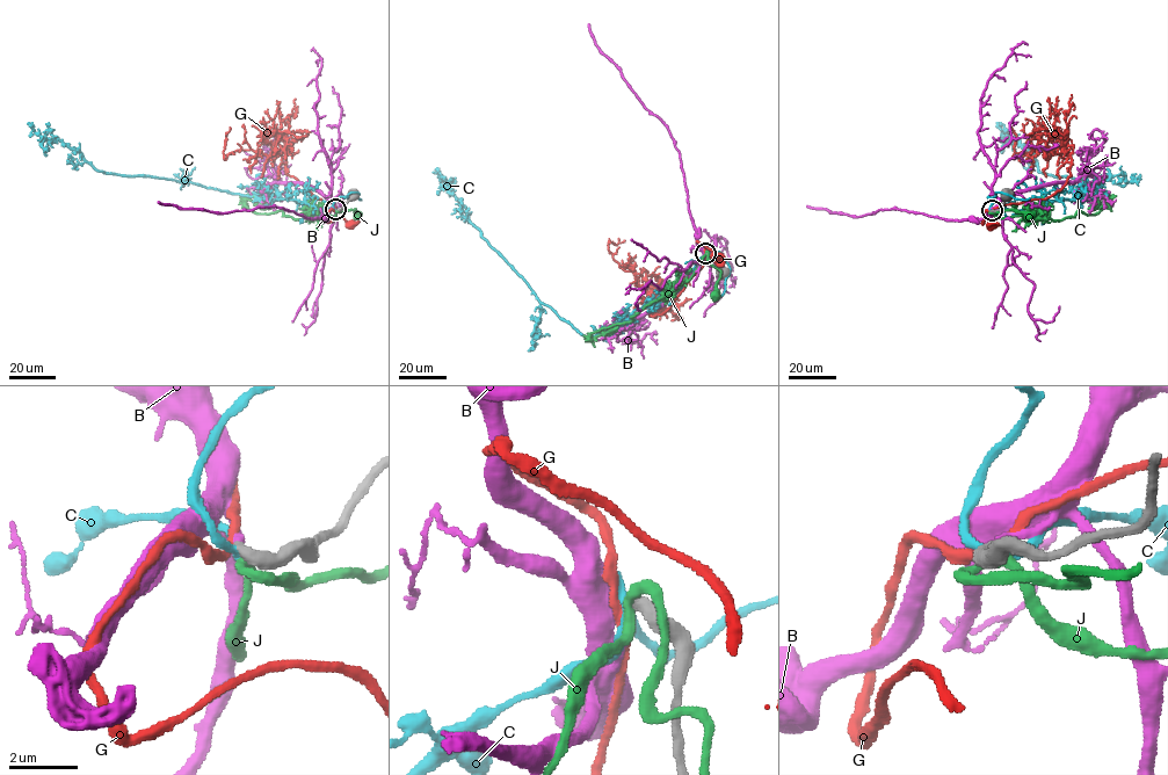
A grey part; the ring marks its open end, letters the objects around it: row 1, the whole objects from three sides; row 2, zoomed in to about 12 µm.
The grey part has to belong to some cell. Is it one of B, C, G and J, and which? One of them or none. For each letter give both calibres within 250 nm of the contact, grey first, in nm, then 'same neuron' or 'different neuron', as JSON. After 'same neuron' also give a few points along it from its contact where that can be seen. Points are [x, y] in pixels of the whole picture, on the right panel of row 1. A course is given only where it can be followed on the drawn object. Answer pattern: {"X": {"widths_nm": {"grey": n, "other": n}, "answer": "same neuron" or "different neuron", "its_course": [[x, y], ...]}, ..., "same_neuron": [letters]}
{"B": {"widths_nm": {"grey": 400, "other": 240}, "answer": "same neuron", "its_course": [[992, 210], [982, 218], [955, 221], [898, 209], [850, 216], [806, 205]]}, "C": {"widths_nm": {"grey": 400, "other": 200}, "answer": "different neuron"}, "G": {"widths_nm": {"grey": 360, "other": 240}, "answer": "different neuron"}, "J": {"widths_nm": {"grey": 480, "other": 280}, "answer": "different neuron"}, "same_neuron": ["B"]}

